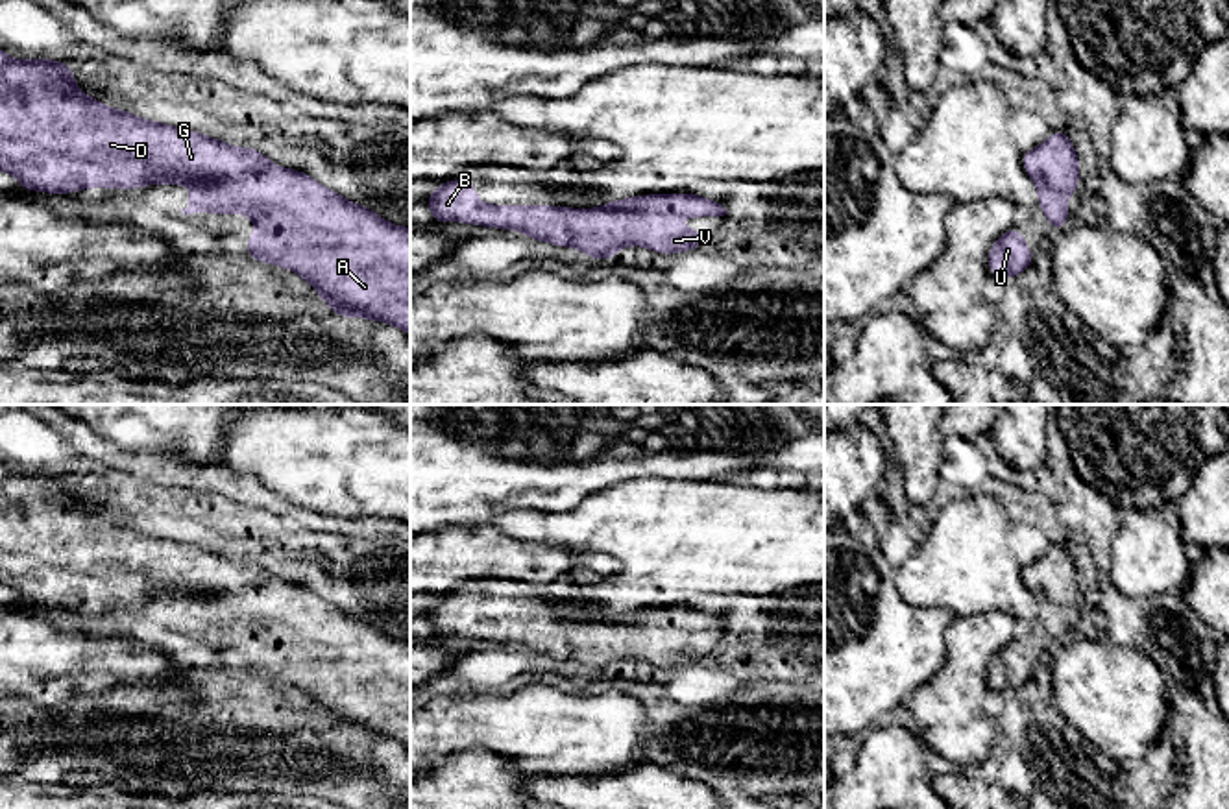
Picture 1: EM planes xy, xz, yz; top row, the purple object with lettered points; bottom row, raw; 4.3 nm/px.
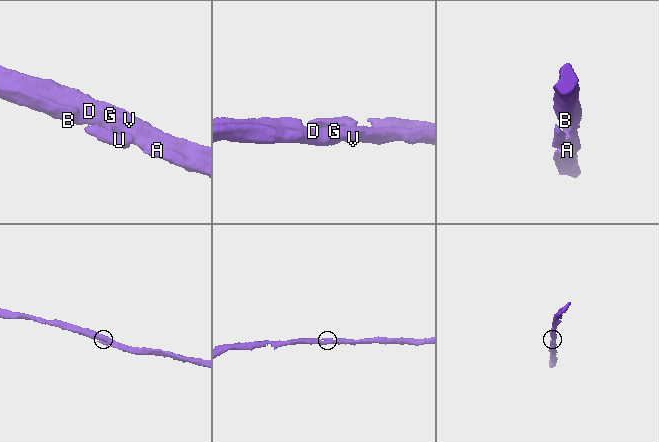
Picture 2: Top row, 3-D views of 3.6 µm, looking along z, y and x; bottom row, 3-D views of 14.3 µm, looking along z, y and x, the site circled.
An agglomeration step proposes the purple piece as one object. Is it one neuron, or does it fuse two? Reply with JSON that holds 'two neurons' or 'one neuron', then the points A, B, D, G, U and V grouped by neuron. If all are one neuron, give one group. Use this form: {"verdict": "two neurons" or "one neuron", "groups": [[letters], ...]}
{"verdict": "one neuron", "groups": [["A", "B", "D", "G", "U", "V"]]}

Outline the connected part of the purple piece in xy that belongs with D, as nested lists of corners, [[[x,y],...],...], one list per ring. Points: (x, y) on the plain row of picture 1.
[[[0,462],[0,584],[18,591],[22,604],[68,608],[89,600],[129,604],[155,597],[189,598],[190,619],[181,622],[183,628],[244,626],[251,632],[257,645],[244,658],[251,674],[296,685],[316,702],[335,728],[377,733],[410,748],[410,641],[388,637],[310,589],[286,580],[275,584],[274,578],[255,560],[237,561],[192,543],[107,521],[76,501],[68,477],[11,473]]]

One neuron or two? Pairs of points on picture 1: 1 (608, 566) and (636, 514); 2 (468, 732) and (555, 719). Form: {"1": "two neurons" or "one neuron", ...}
{"1": "two neurons", "2": "one neuron"}

